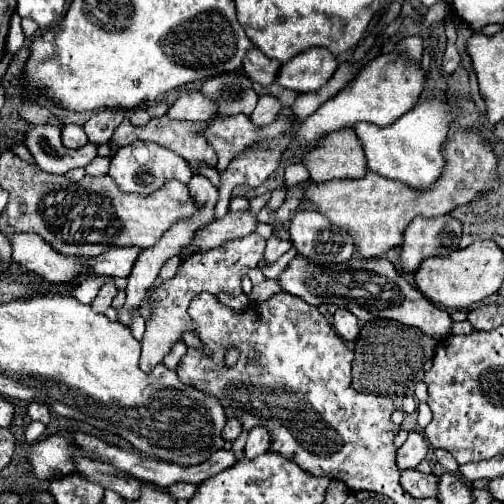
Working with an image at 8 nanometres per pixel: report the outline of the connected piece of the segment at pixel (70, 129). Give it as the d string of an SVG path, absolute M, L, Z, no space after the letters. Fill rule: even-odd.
M64 125L62 127L62 143L70 149L82 147L88 143L88 137L80 125Z

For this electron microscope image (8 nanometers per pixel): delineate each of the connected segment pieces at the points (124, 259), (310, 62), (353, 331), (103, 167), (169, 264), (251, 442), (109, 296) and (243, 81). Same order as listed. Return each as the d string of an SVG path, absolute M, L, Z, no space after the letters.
M10 235L10 241L14 247L12 259L18 265L24 265L24 269L40 275L48 283L68 283L68 285L78 285L90 277L128 277L138 255L142 253L142 247L124 245L124 247L110 247L108 251L96 257L74 257L54 251L46 241L38 239L38 235Z
M312 47L310 51L304 51L302 55L286 61L280 67L276 83L298 93L316 91L334 75L336 67L338 59L330 51L324 51L322 47Z
M338 309L334 313L334 329L340 333L342 339L346 341L354 341L360 333L360 327L358 327L358 319L348 311L348 309Z
M96 157L92 163L88 163L84 169L86 169L86 175L92 175L92 177L96 177L96 175L106 175L108 173L108 163L110 163L110 159L106 159L106 157Z
M178 257L168 259L168 261L164 263L164 267L160 269L160 279L162 279L162 281L172 279L172 277L176 275L176 271L178 271L178 265L180 265L180 259L178 259Z
M254 427L254 431L248 433L248 441L246 441L246 447L244 447L244 457L254 459L254 457L266 453L268 445L270 445L268 439L270 437L268 437L268 431L264 427Z
M114 279L104 281L104 283L102 283L102 287L100 287L100 291L98 291L98 295L96 295L96 299L92 301L94 311L104 313L104 311L110 307L110 303L112 303L112 299L114 299L114 295L116 295L116 293L118 293L118 289L116 289Z
M226 73L208 79L202 89L206 97L218 101L218 115L250 115L258 103L252 81L244 73Z

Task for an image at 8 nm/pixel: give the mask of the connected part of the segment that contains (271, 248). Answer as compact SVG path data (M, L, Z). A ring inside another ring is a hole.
M276 235L268 237L268 245L266 245L266 253L264 253L264 261L266 263L274 263L278 257L282 257L288 249L290 249L290 241L282 241Z

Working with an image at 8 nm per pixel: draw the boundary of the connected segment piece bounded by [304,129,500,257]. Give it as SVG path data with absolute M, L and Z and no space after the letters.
M458 129L456 135L446 137L442 155L446 155L444 171L440 179L428 189L414 189L402 181L386 179L368 169L360 179L334 179L322 185L308 185L304 189L306 201L314 203L314 207L334 225L346 227L354 237L356 249L362 257L382 257L386 251L402 243L404 229L412 223L414 217L440 217L450 213L460 203L470 203L488 191L498 189L498 155L482 133Z

